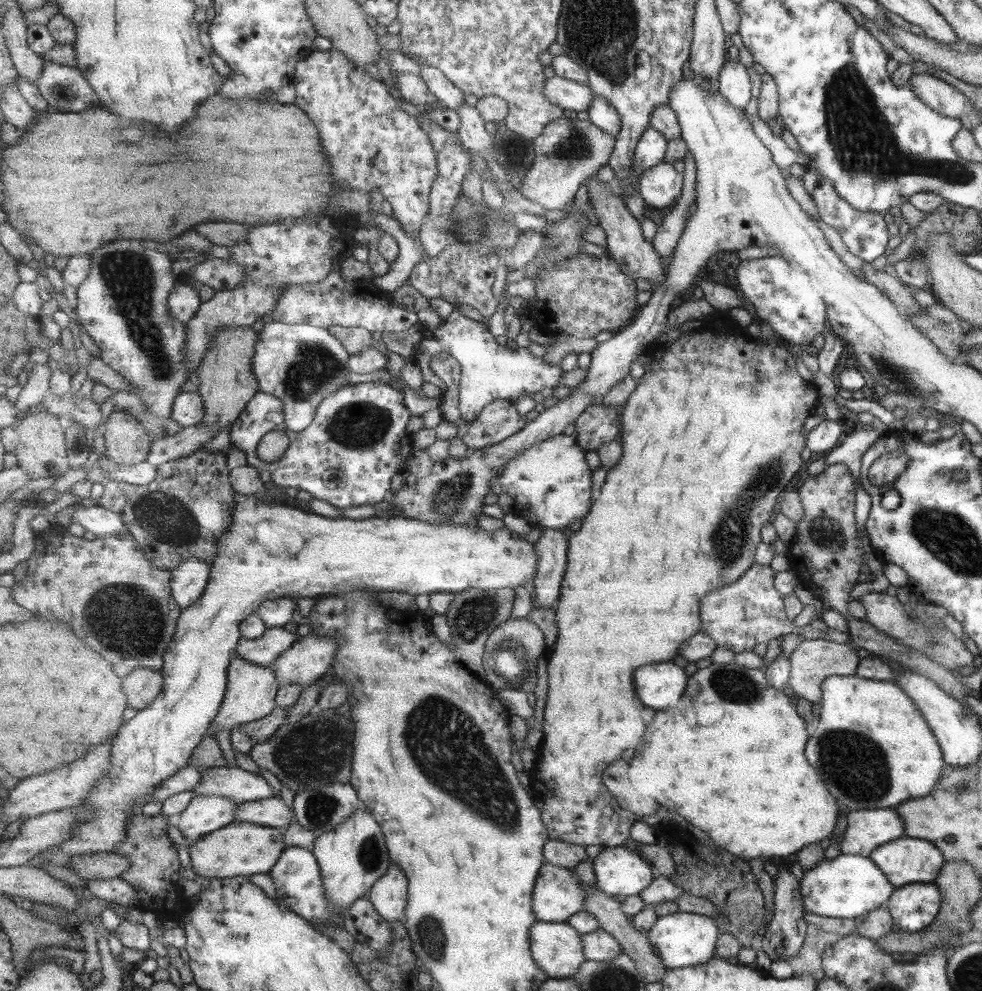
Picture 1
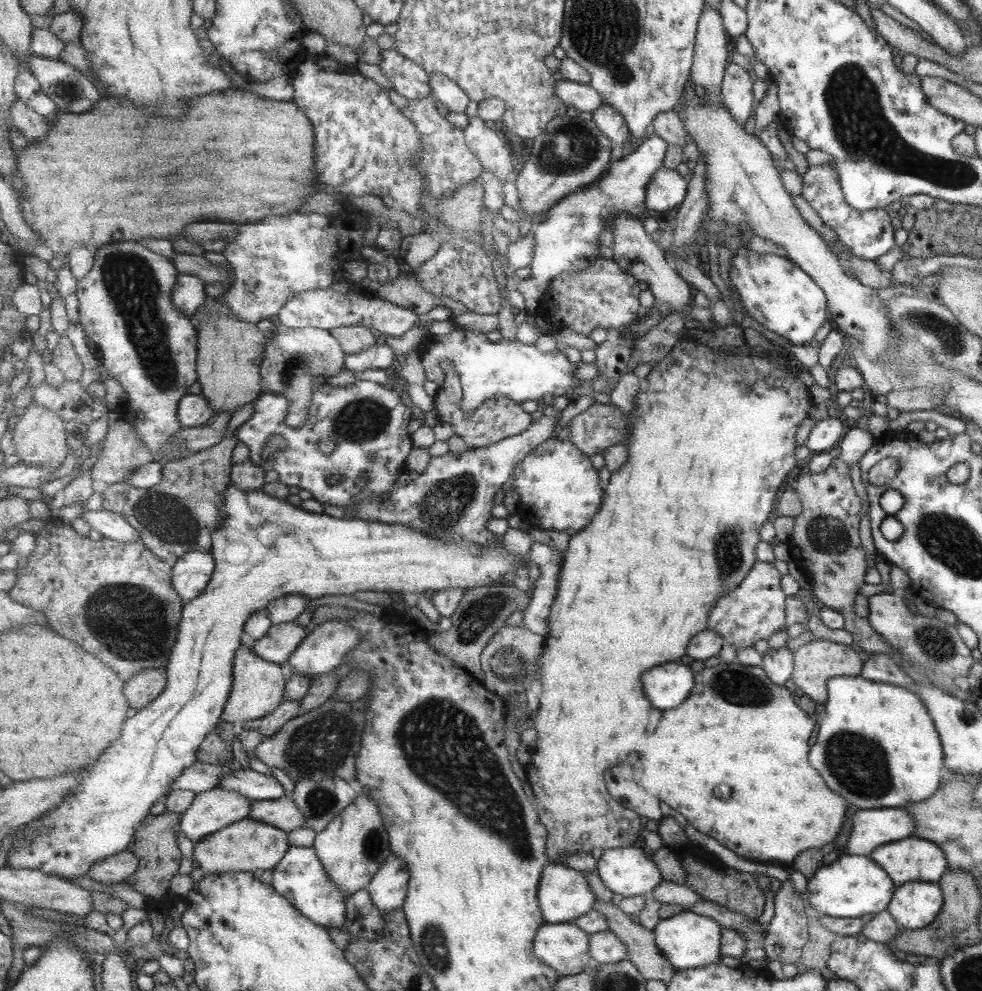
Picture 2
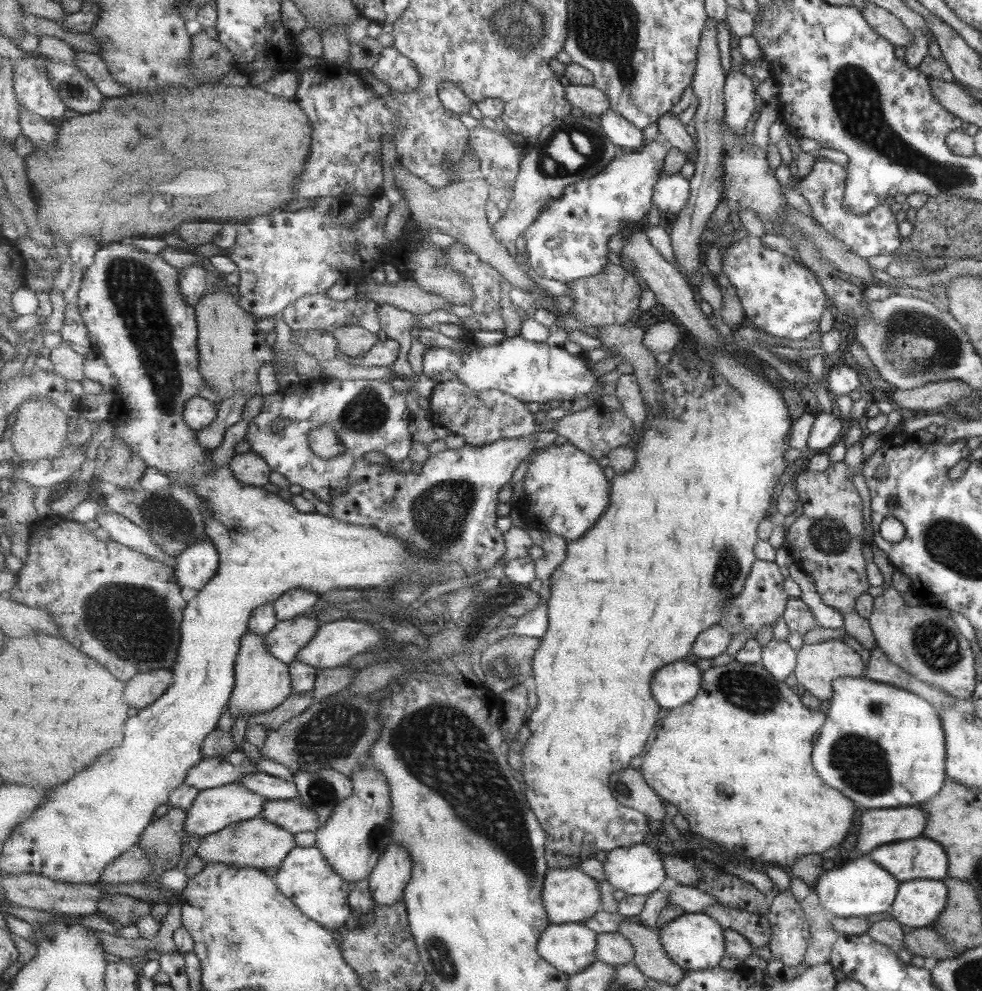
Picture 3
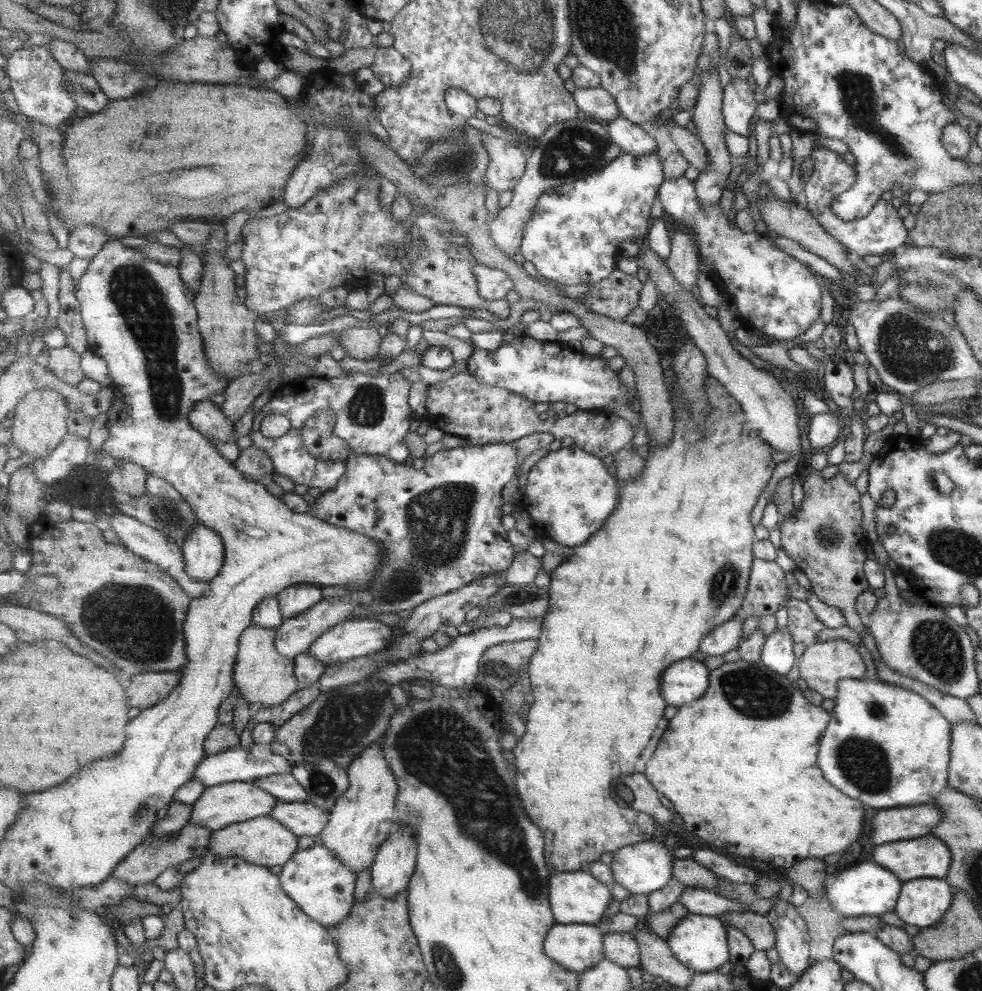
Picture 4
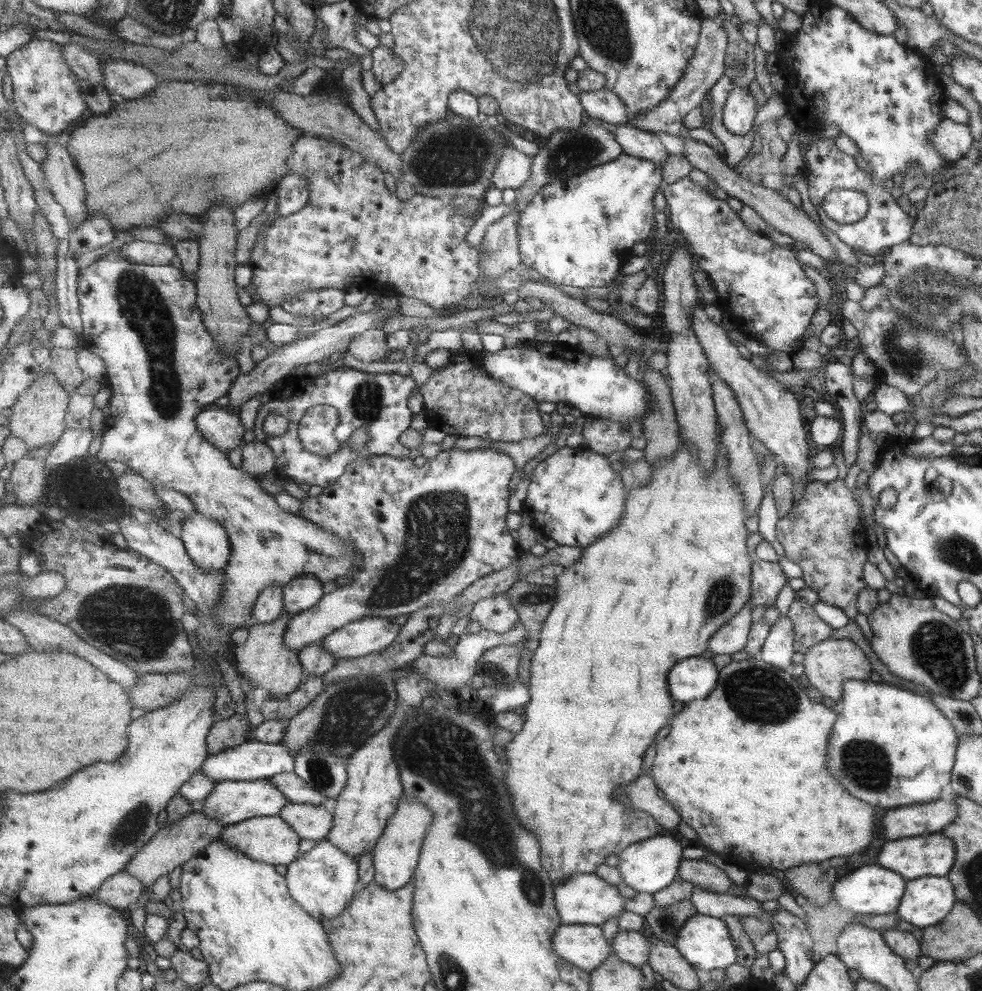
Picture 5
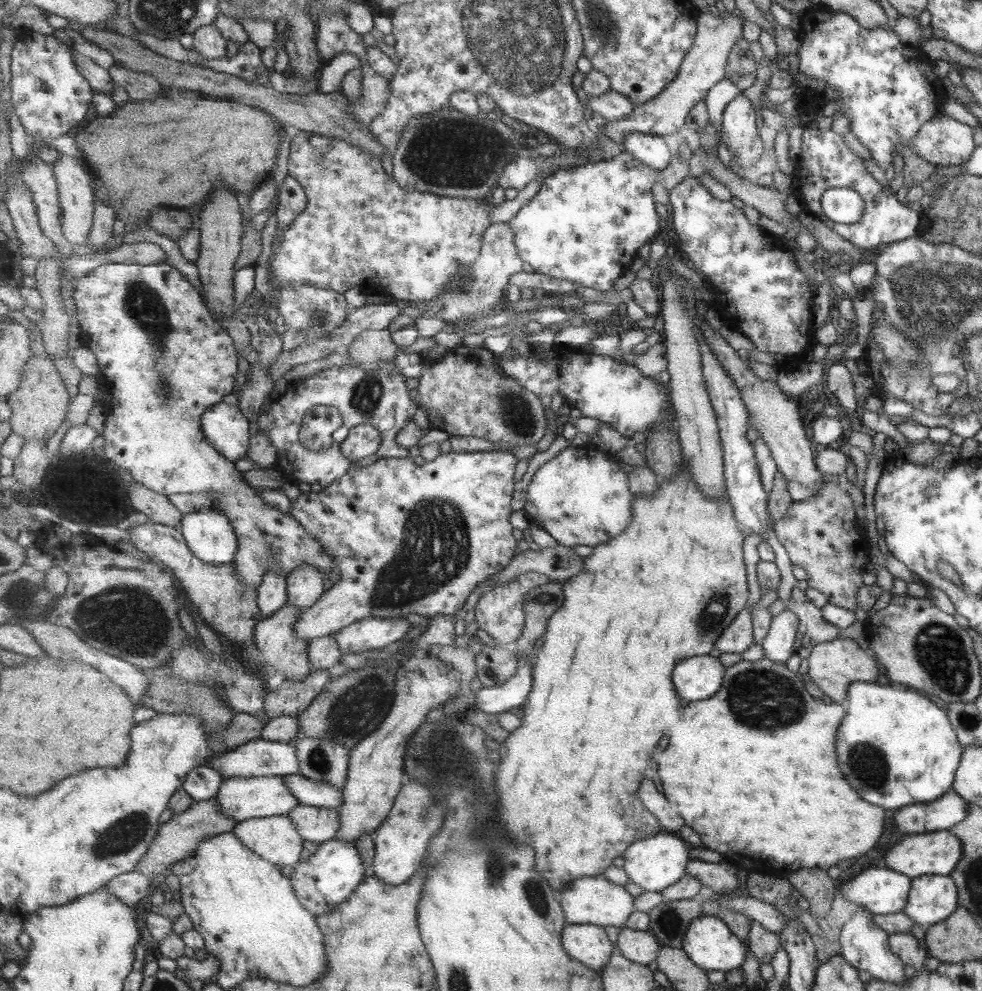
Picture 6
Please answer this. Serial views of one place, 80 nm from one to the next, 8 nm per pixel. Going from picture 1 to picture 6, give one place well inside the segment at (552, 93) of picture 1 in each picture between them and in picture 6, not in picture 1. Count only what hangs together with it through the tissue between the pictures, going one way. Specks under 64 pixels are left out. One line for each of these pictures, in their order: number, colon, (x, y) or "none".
2: (583, 97)
3: (589, 99)
4: (596, 102)
5: (602, 105)
6: (612, 105)

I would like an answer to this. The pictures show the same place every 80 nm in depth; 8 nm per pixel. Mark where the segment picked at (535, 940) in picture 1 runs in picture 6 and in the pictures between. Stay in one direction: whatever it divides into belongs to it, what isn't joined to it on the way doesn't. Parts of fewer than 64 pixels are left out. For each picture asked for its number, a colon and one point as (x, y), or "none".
2: (566, 947)
3: (571, 947)
4: (580, 947)
5: (584, 946)
6: (589, 944)

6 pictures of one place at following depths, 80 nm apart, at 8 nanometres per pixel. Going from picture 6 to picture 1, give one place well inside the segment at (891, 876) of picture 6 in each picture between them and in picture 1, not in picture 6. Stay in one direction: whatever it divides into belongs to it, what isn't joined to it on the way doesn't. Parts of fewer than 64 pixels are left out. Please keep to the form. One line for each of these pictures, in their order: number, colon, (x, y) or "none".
1: (850, 885)
2: (851, 886)
3: (860, 887)
4: (868, 889)
5: (868, 890)

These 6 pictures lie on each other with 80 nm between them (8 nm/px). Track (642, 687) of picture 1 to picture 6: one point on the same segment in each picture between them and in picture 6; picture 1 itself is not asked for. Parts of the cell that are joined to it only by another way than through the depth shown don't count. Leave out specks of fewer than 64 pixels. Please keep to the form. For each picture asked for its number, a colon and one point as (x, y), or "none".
2: (667, 685)
3: (677, 683)
4: (684, 681)
5: (694, 678)
6: (696, 679)

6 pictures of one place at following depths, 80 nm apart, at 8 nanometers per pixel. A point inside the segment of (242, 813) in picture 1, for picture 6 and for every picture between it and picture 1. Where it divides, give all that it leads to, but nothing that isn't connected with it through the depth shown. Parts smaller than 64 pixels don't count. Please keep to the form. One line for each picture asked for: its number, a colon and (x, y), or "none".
2: (283, 812)
3: (293, 815)
4: (304, 818)
5: (312, 822)
6: (315, 824)

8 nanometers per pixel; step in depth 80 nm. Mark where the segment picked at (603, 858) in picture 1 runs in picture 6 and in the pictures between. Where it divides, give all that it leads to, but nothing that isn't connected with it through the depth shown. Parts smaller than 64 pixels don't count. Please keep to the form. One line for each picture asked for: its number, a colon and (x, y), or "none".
2: (627, 871)
3: (636, 870)
4: (646, 866)
5: (647, 866)
6: (654, 863)

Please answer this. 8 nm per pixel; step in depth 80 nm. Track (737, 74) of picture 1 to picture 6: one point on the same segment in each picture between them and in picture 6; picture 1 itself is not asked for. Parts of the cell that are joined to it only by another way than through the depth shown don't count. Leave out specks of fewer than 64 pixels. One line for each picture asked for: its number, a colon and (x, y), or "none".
2: (735, 89)
3: (739, 98)
4: (739, 106)
5: (739, 109)
6: (739, 135)

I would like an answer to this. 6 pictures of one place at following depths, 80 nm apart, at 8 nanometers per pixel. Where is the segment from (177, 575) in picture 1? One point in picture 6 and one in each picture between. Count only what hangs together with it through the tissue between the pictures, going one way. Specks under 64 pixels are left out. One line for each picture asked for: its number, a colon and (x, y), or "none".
2: (192, 574)
3: (196, 567)
4: (204, 552)
5: (207, 541)
6: (212, 538)

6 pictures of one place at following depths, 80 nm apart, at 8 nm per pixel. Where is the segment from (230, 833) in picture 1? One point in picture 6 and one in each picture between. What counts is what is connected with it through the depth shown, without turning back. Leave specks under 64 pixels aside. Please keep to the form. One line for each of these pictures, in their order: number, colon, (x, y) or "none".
2: (249, 845)
3: (257, 843)
4: (266, 841)
5: (270, 839)
6: (276, 839)

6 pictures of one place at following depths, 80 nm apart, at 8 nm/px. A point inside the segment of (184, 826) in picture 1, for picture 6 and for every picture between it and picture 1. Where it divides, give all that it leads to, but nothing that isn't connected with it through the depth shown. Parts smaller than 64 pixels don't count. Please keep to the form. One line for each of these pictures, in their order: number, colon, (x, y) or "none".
2: (213, 810)
3: (213, 810)
4: (227, 804)
5: (232, 801)
6: (242, 799)

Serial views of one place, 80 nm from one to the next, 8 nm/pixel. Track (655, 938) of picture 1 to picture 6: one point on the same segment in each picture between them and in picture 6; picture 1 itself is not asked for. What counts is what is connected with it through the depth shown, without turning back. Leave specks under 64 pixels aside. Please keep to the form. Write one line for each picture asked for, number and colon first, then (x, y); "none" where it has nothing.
2: (688, 941)
3: (693, 941)
4: (698, 942)
5: (703, 942)
6: (707, 942)

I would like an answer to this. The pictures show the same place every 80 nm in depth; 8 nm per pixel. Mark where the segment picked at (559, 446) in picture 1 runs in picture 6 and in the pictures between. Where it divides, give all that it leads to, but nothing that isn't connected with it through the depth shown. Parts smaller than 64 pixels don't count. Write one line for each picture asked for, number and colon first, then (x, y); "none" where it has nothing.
2: (560, 490)
3: (566, 490)
4: (570, 494)
5: (574, 495)
6: (581, 497)

